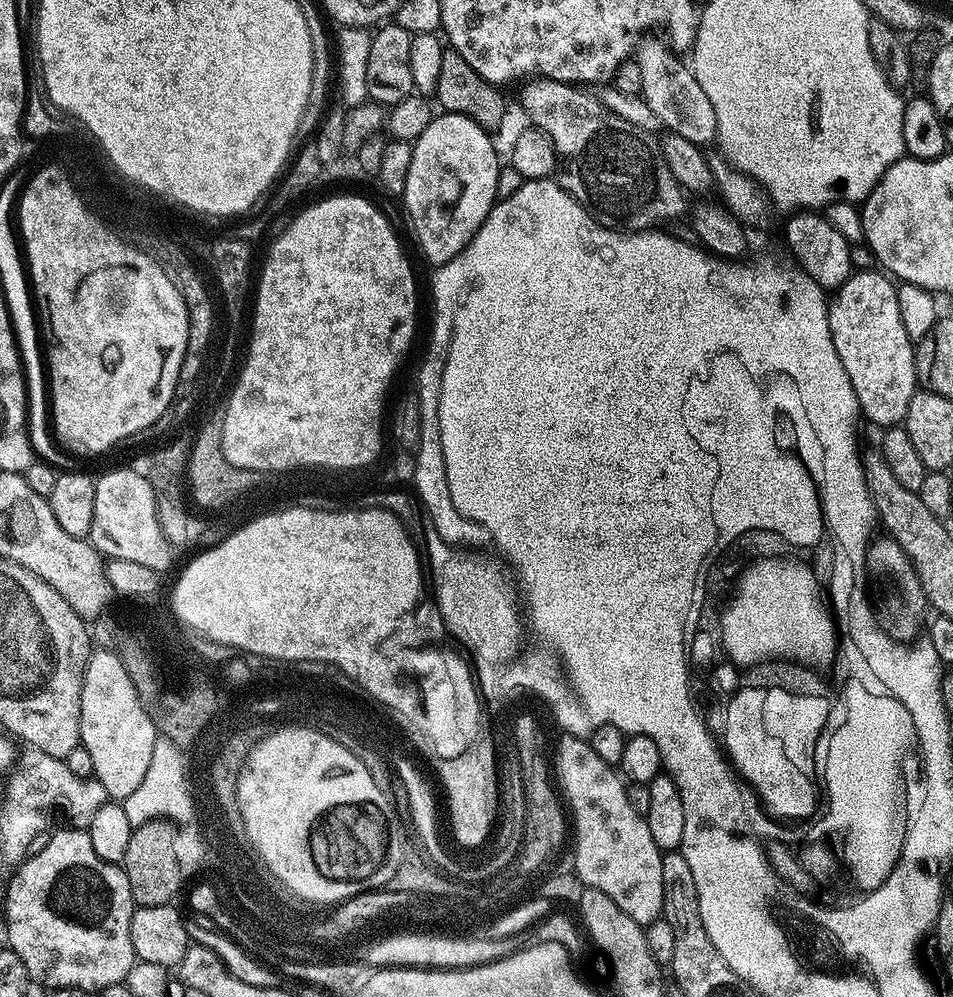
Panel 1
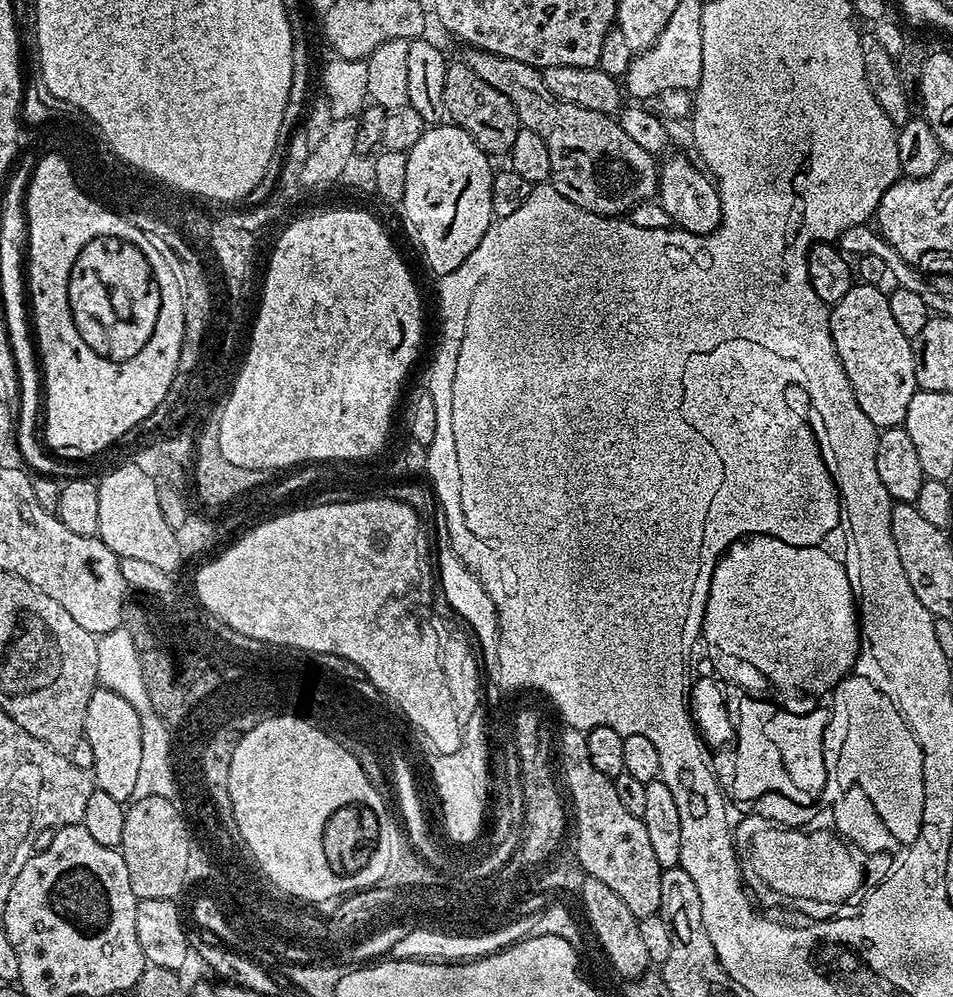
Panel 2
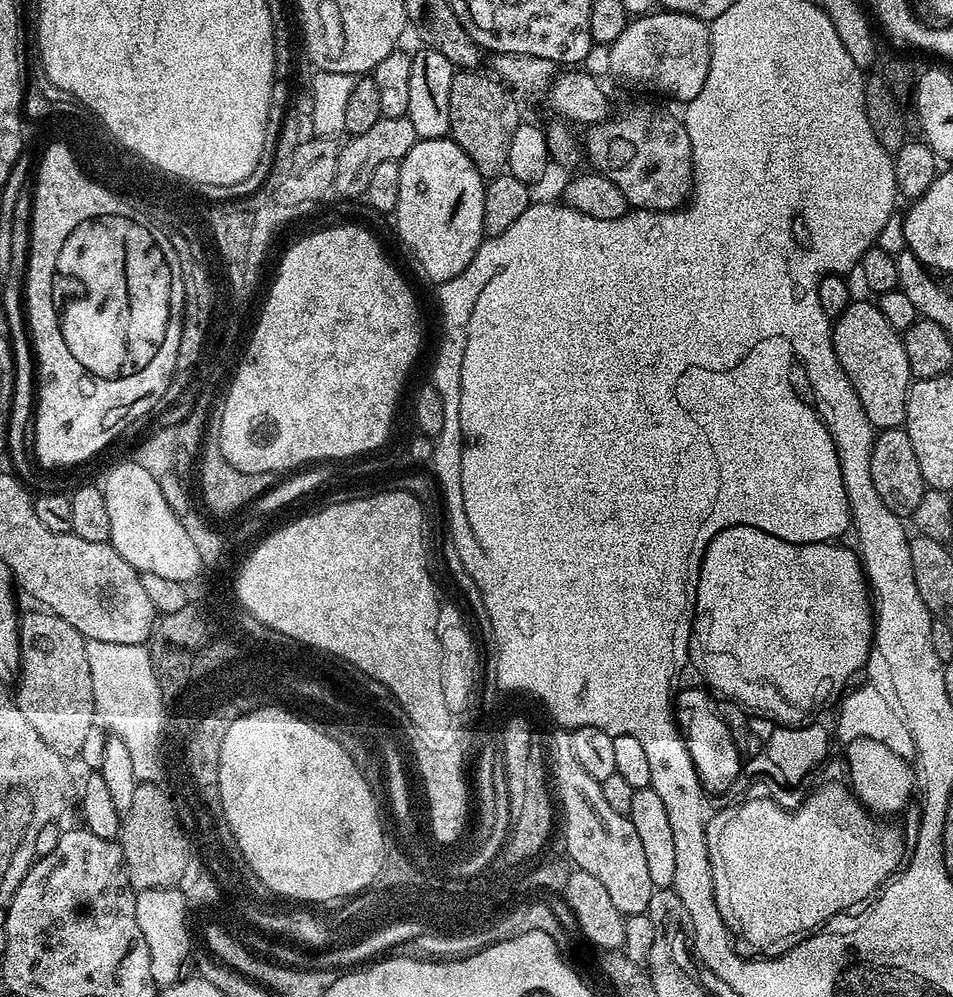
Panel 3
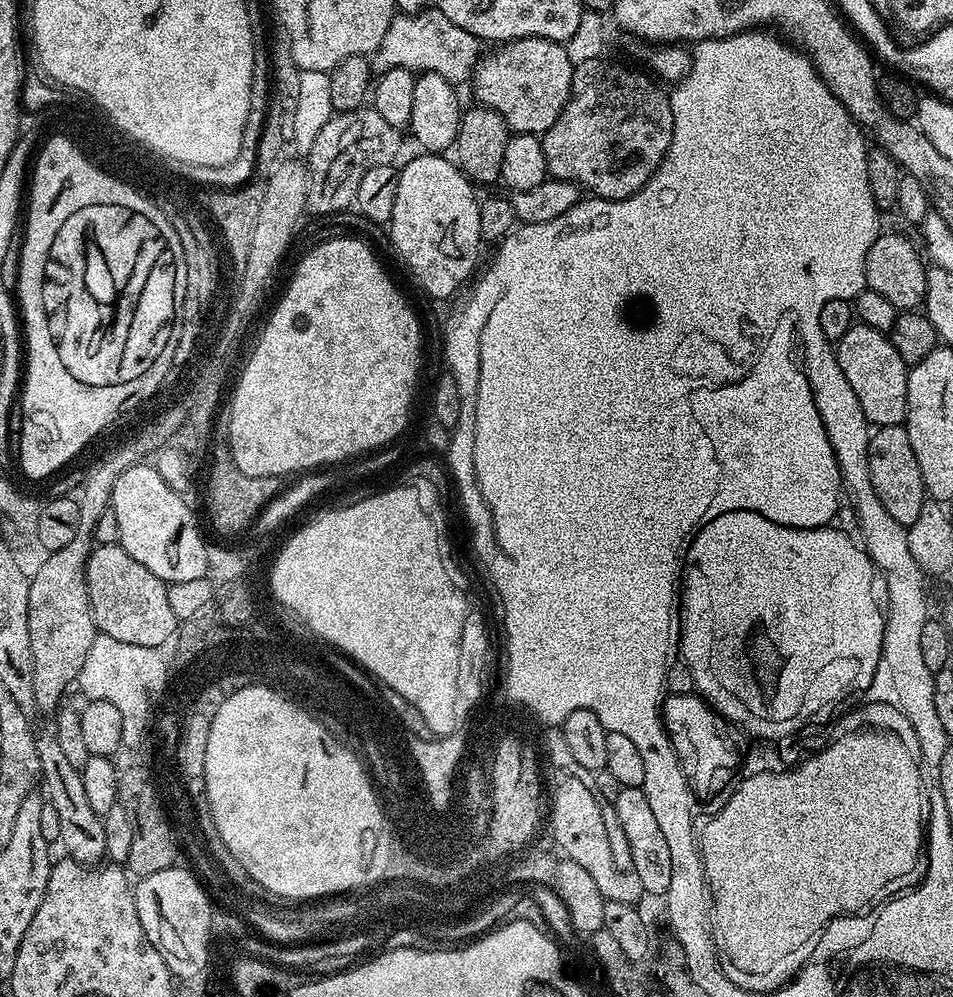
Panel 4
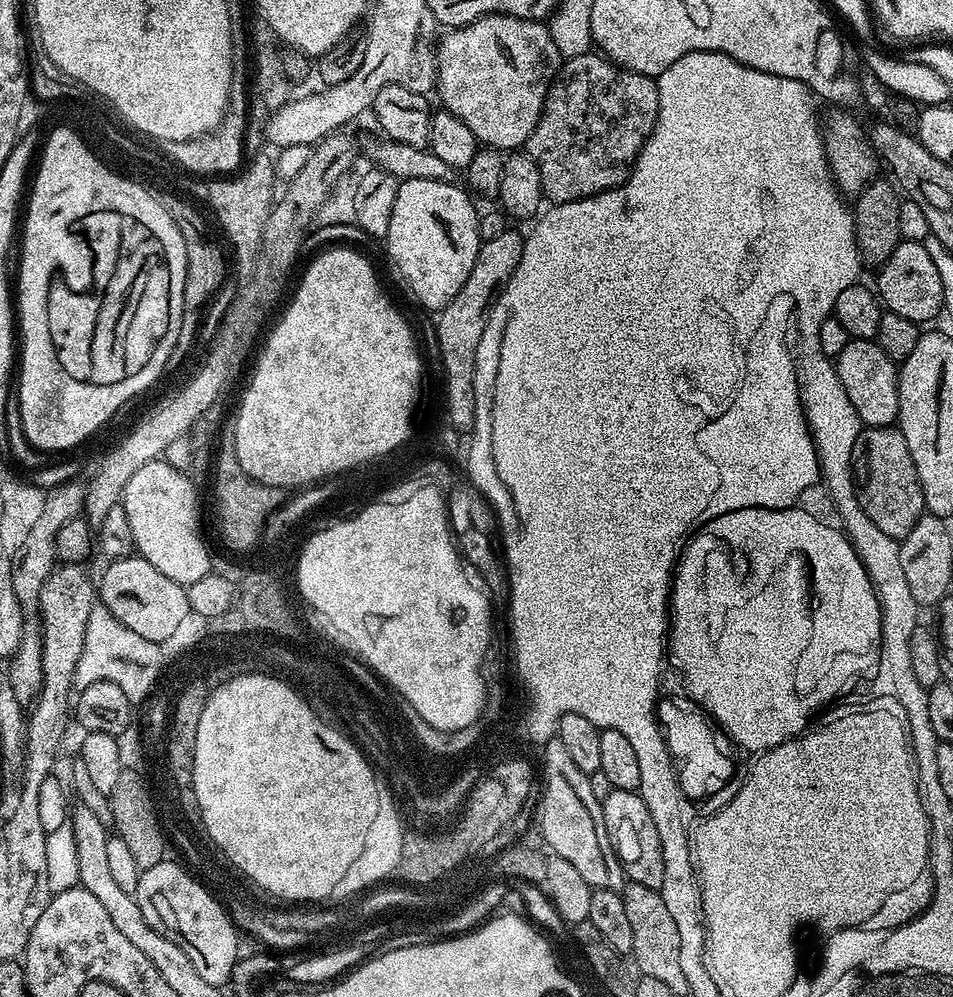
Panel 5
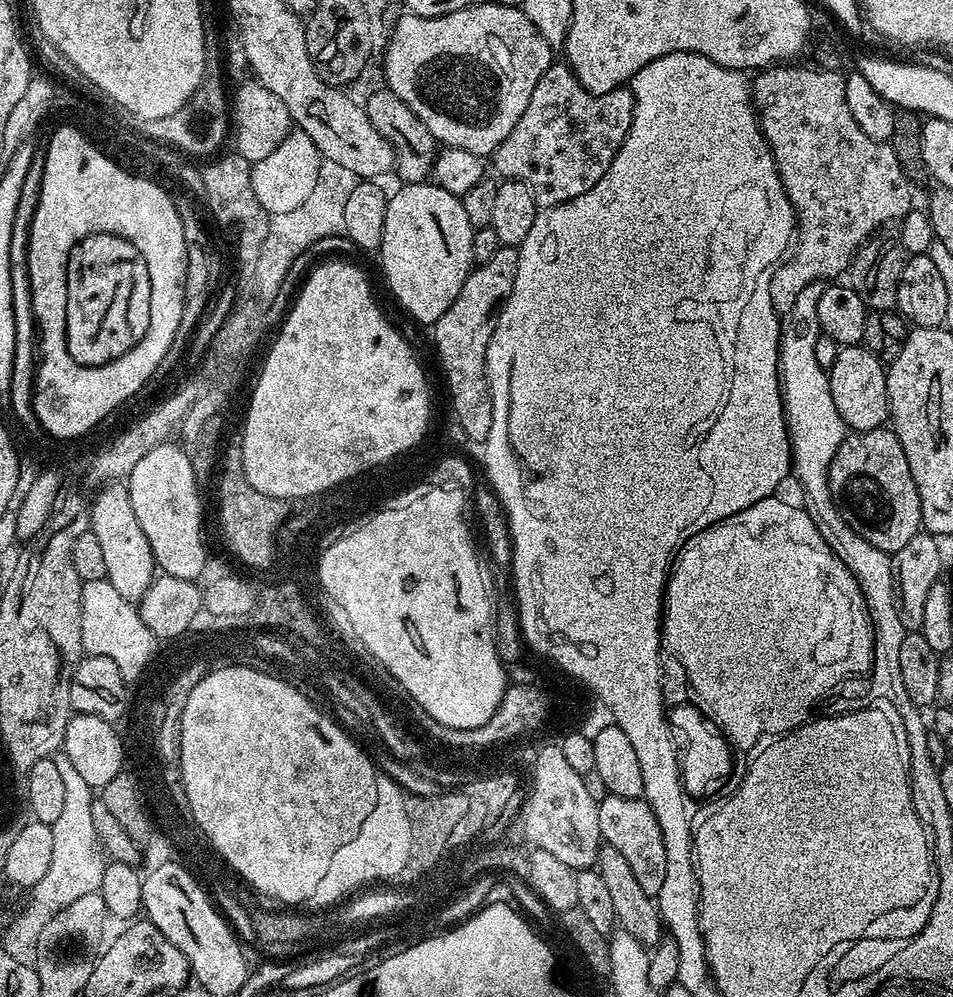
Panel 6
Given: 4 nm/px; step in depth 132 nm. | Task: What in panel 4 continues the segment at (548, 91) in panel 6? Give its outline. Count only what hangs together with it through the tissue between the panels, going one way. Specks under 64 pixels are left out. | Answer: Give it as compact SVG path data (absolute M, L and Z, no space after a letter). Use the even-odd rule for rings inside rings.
M606 59L584 61L573 67L572 97L566 102L562 114L558 114L558 122L543 132L540 145L546 154L551 179L576 184L580 190L602 200L625 200L642 190L668 153L674 134L672 97L650 77Z

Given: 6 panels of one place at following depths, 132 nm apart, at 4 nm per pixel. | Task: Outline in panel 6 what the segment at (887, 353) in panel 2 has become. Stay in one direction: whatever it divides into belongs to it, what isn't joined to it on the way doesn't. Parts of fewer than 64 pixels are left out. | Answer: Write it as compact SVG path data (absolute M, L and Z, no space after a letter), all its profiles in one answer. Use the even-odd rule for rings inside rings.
M859 344L841 347L834 366L827 369L830 382L830 394L834 394L834 406L842 414L845 429L853 432L865 432L883 428L889 423L888 391L886 390L885 361L879 360L870 349Z

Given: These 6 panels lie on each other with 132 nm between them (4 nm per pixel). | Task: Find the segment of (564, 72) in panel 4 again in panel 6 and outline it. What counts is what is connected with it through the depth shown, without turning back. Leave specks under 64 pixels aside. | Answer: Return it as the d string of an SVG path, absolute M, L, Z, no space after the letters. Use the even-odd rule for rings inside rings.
M482 2L478 6L466 6L462 10L454 10L450 14L442 14L434 18L404 14L404 17L392 28L392 37L389 38L388 49L384 52L382 69L386 87L394 94L398 94L398 98L402 98L402 102L406 102L406 106L410 106L410 110L414 110L414 114L418 114L418 118L426 122L426 130L430 130L430 134L437 142L446 148L470 150L470 154L488 158L498 146L502 146L502 142L506 142L506 138L510 138L510 130L514 130L518 118L522 118L522 113L530 102L530 94L534 94L534 86L538 86L538 78L542 78L542 74L546 74L546 70L554 63L552 54L554 48L539 33L538 27L534 26L534 22L527 17L523 7L511 8L508 4Z

